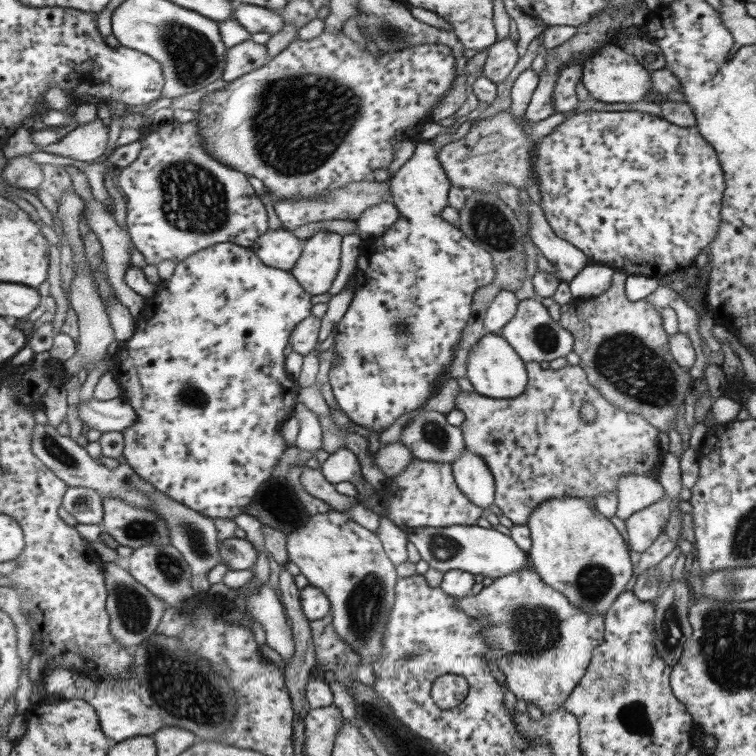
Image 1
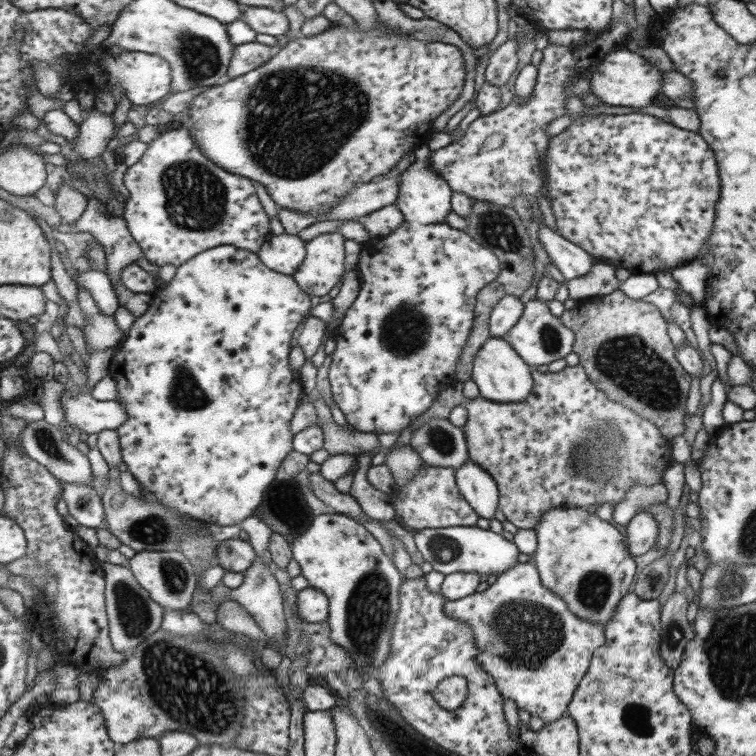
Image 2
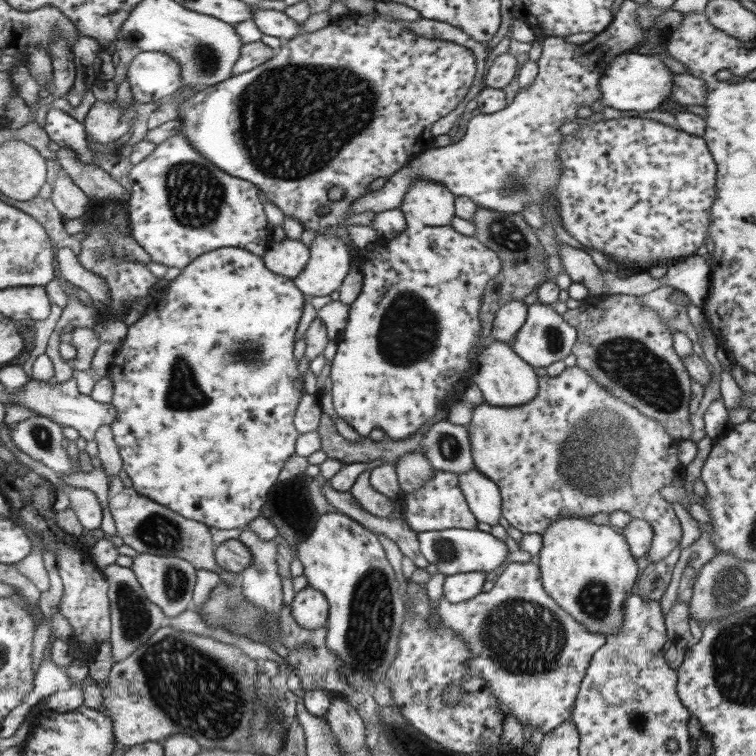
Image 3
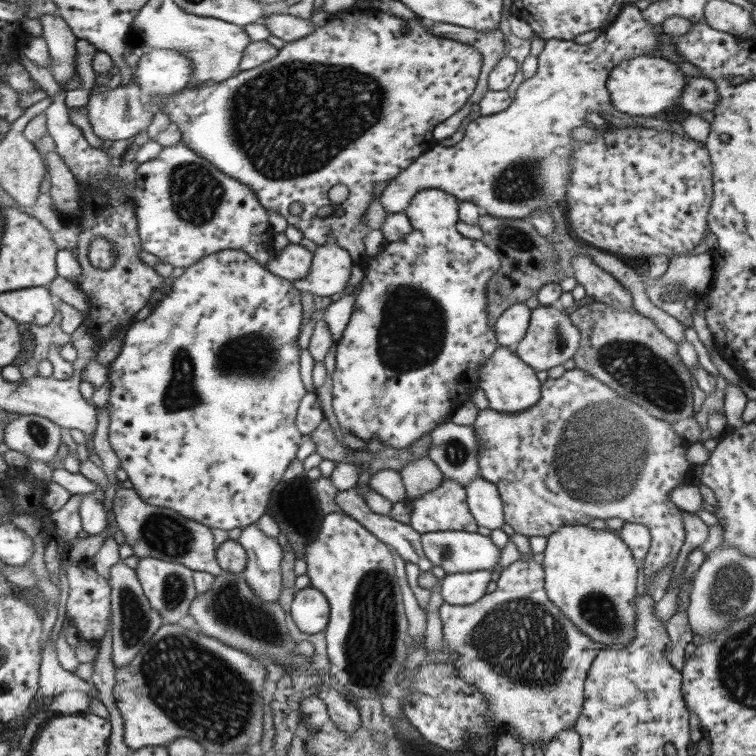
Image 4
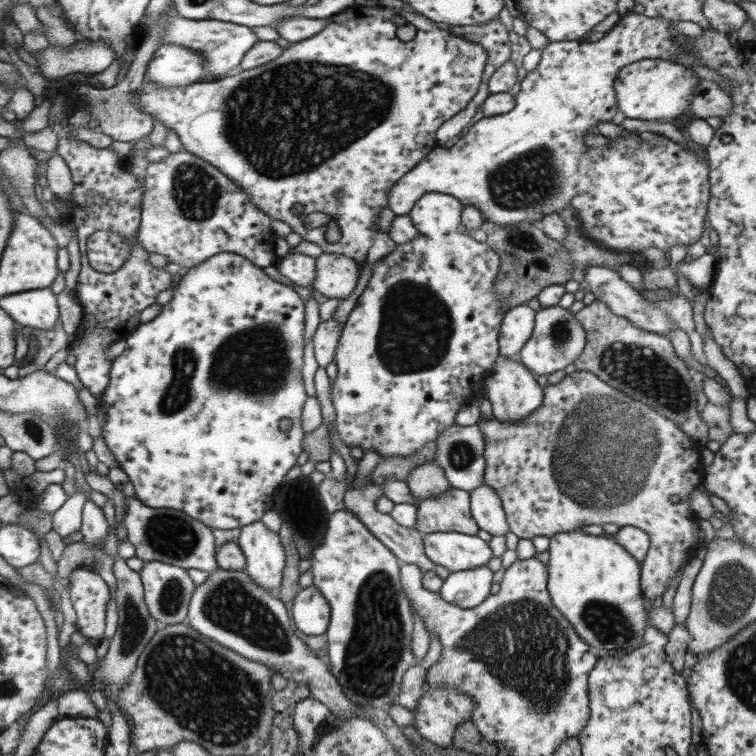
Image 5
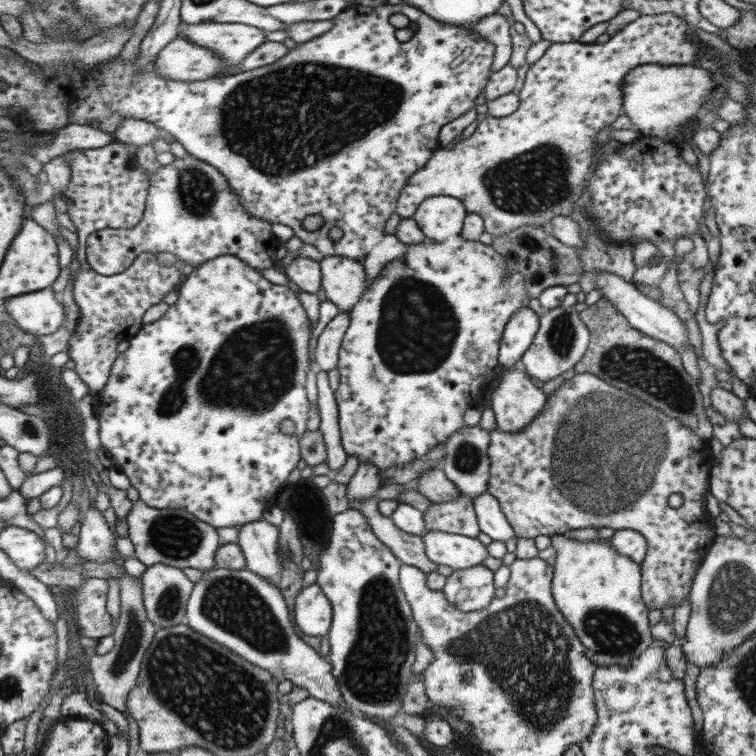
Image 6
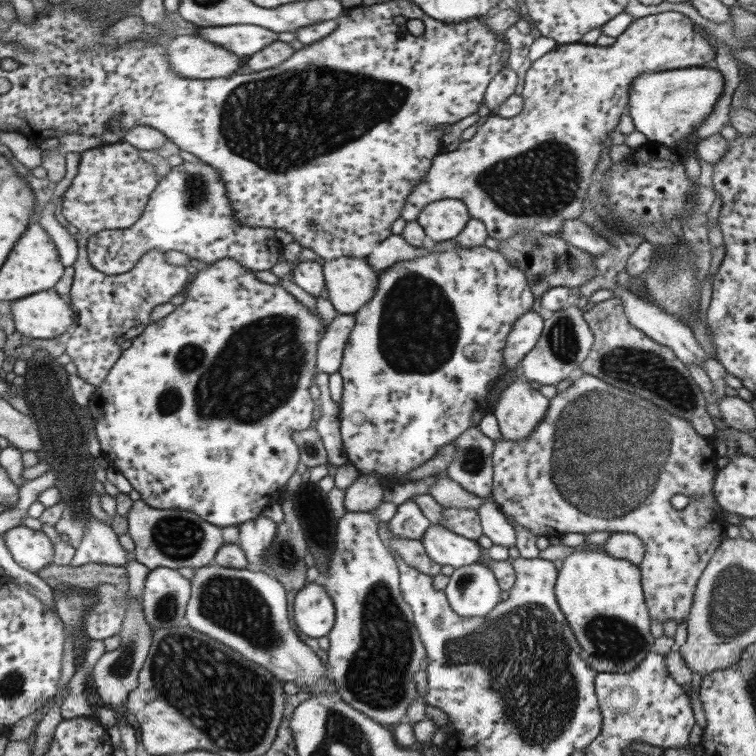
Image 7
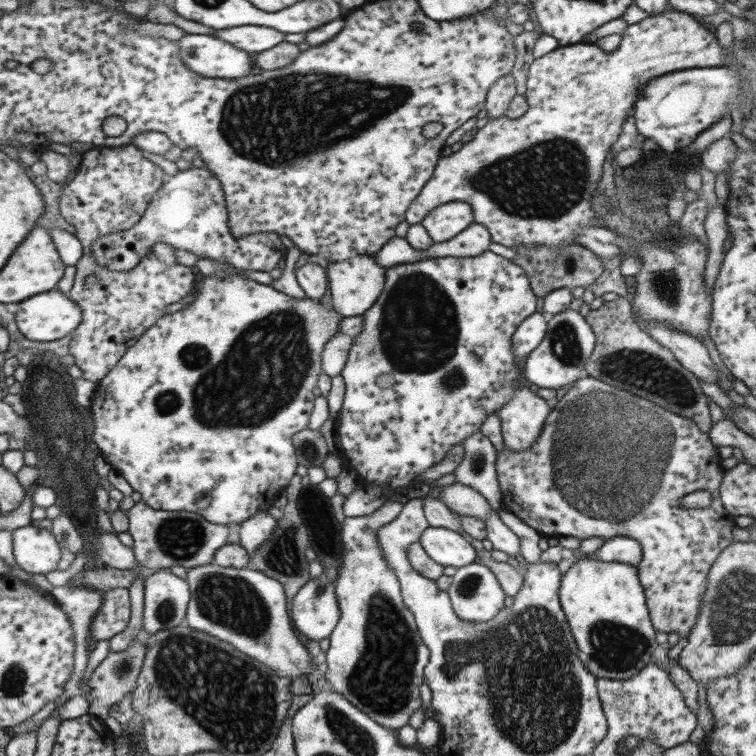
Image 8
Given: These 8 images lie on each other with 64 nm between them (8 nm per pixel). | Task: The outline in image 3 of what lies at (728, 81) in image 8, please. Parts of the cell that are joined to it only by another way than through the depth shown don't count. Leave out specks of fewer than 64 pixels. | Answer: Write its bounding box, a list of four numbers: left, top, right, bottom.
[599,52,673,112]

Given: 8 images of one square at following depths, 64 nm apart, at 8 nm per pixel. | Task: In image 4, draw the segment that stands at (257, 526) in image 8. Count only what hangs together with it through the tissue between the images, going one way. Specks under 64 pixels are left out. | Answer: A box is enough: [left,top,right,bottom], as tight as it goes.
[236,523,283,603]

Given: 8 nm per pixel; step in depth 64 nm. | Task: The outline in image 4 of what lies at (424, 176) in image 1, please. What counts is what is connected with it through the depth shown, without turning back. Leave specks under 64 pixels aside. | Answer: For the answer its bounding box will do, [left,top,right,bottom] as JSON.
[404,188,458,232]

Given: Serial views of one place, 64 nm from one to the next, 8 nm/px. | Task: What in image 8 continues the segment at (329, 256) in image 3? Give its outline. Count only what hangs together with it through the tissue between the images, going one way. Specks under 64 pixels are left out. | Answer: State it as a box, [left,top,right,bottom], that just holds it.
[324,254,386,317]

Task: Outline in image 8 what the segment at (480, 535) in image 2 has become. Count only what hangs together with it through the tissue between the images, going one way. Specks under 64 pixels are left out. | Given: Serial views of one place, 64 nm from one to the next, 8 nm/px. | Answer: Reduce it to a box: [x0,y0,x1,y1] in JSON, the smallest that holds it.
[419,526,475,568]

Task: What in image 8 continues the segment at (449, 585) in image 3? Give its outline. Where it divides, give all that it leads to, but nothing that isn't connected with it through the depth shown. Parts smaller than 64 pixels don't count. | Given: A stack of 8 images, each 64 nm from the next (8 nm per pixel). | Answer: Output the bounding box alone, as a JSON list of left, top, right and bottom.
[446,563,505,622]

